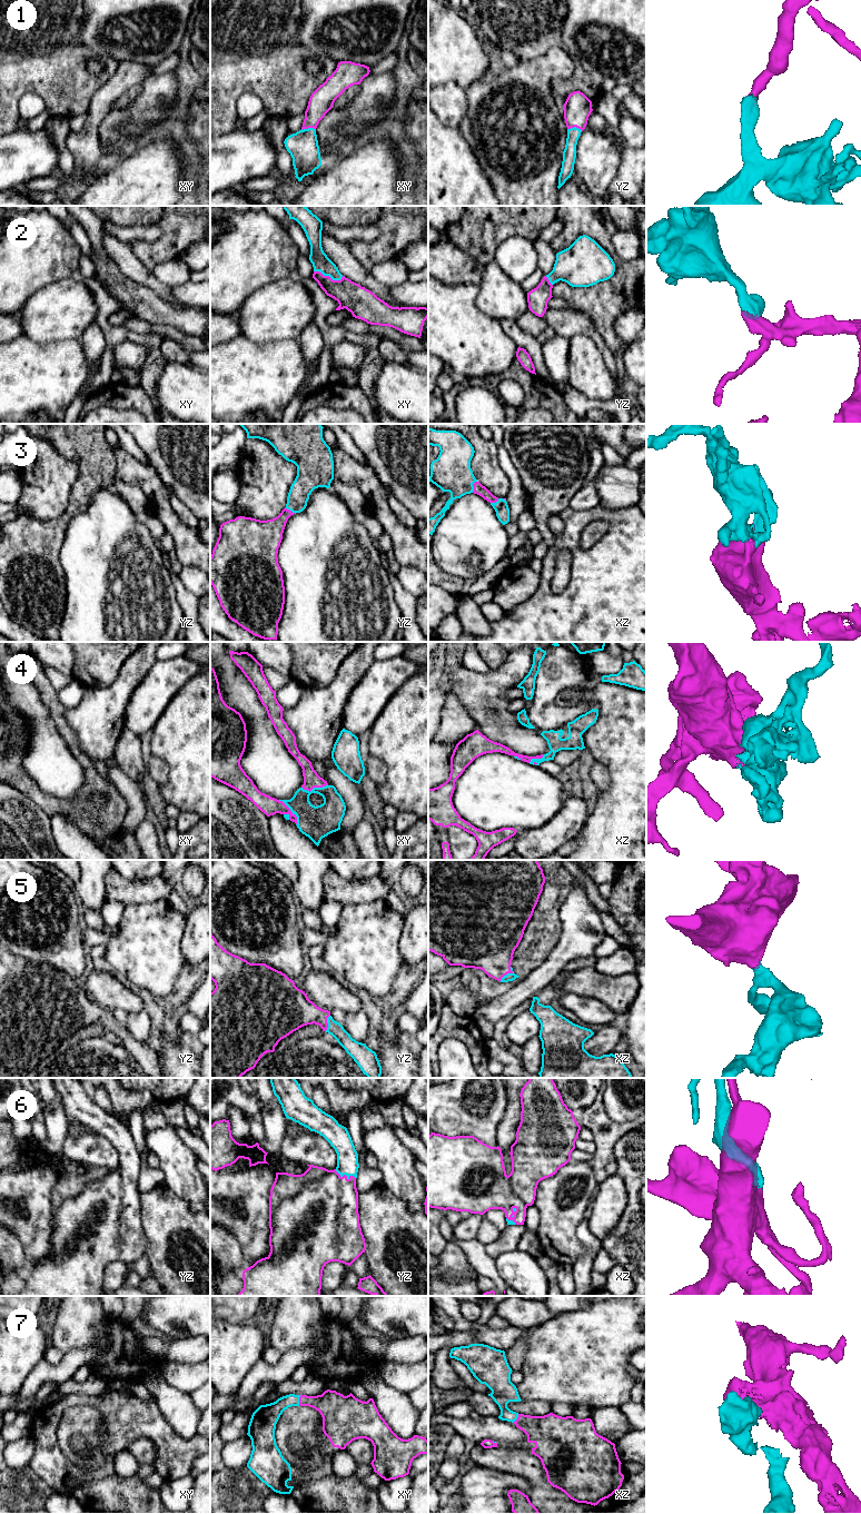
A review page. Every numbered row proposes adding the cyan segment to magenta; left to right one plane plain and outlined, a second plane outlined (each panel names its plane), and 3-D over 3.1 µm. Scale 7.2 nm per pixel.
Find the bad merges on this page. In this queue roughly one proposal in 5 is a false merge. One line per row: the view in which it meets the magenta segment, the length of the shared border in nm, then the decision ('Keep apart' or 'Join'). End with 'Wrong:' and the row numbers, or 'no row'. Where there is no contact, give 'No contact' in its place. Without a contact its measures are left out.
1: Touches magenta in yz. Shared border 110 nm. Join
2: Touches magenta in xy. Shared border 220 nm. Join
3: Touches magenta in xz. Shared border 90 nm. Join
4: Touches magenta in xy. Shared border 220 nm. Join
5: Touches magenta in xz. Shared border 130 nm. Join
6: Touches magenta in yz. Shared border 170 nm. Join
7: Touches magenta in xy. Shared border 70 nm. Join
Wrong: no row

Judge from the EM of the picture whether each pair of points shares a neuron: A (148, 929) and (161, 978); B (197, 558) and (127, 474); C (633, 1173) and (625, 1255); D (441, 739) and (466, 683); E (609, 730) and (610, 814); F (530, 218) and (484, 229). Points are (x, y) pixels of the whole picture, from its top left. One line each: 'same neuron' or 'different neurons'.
A: same neuron
B: same neuron
C: same neuron
D: different neurons
E: same neuron
F: same neuron

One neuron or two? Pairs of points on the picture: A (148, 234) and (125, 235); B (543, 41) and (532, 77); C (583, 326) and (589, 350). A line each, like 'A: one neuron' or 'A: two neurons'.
A: one neuron
B: two neurons
C: two neurons

